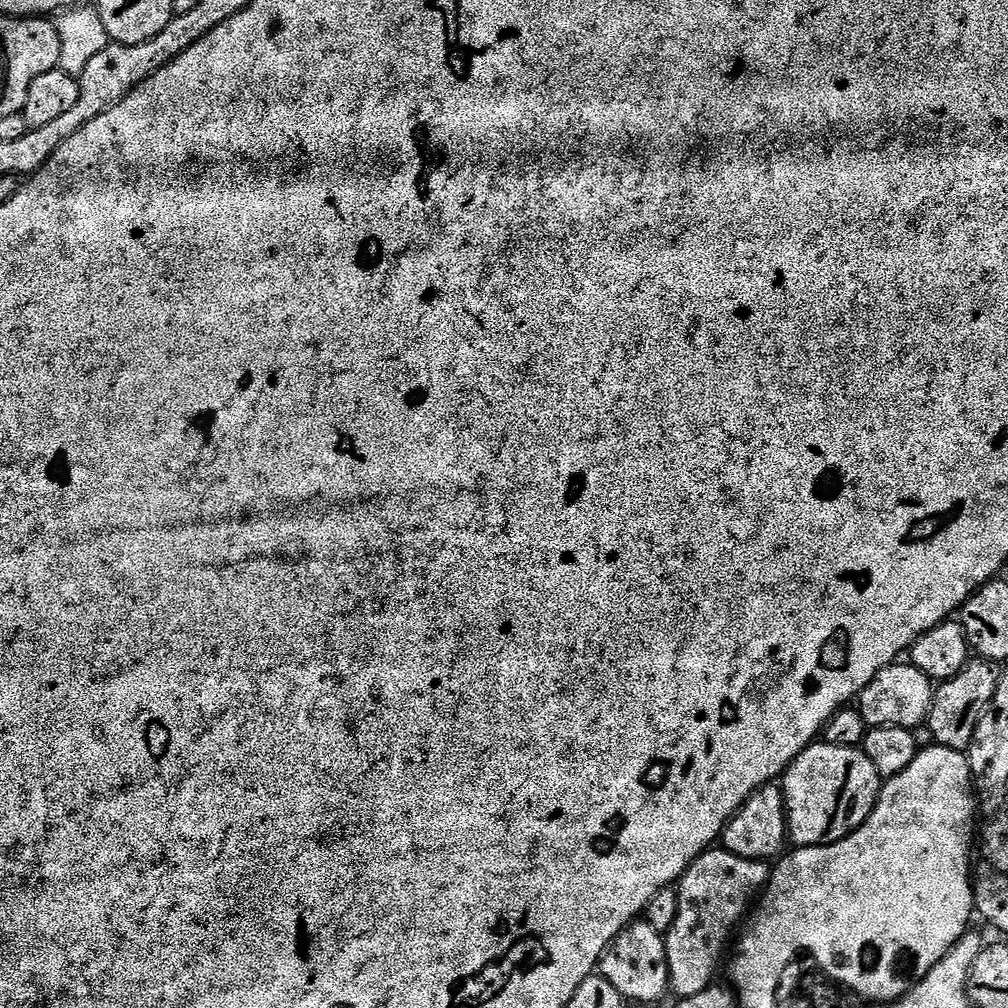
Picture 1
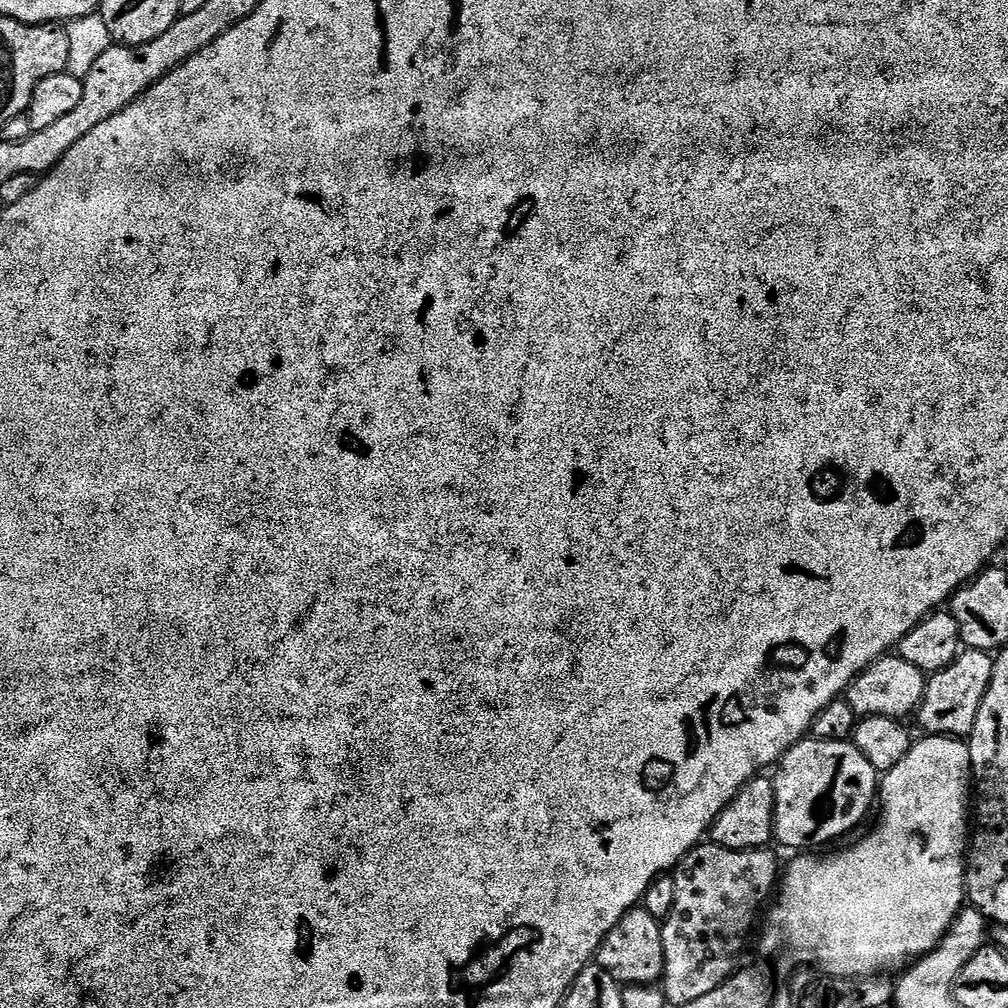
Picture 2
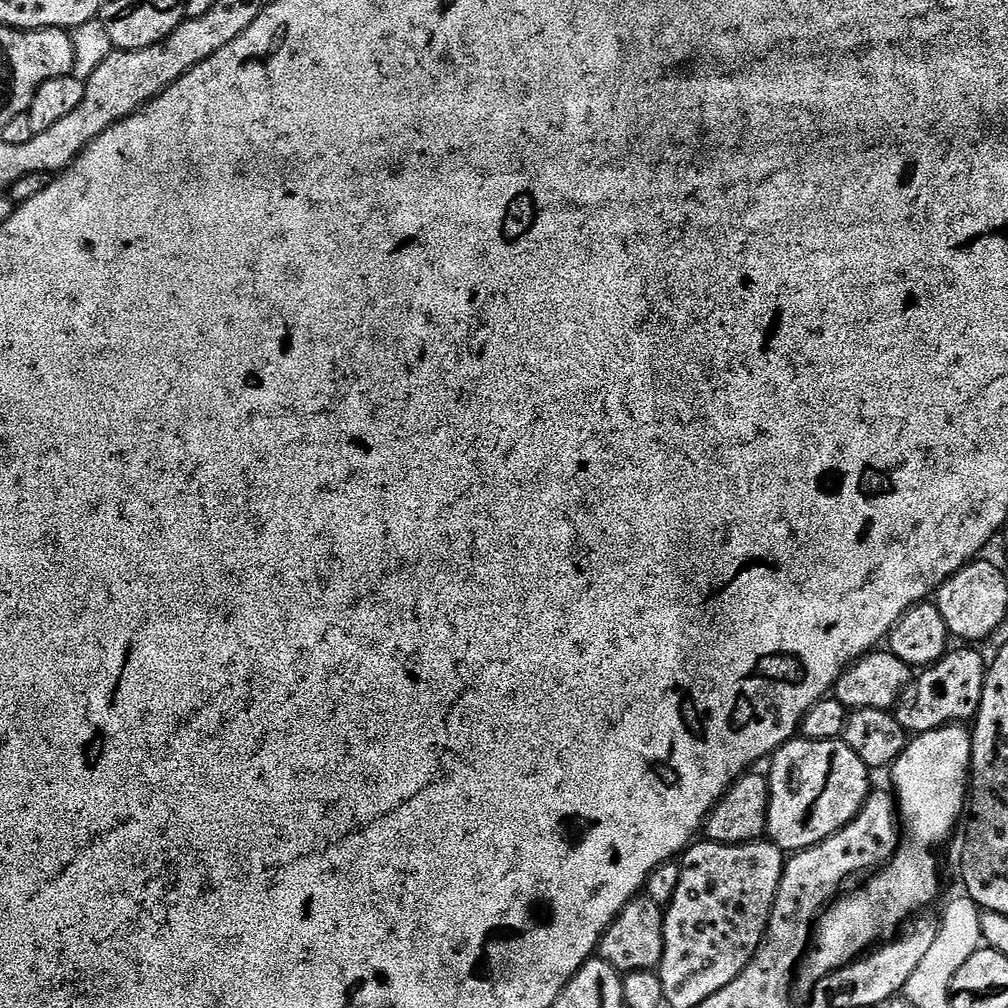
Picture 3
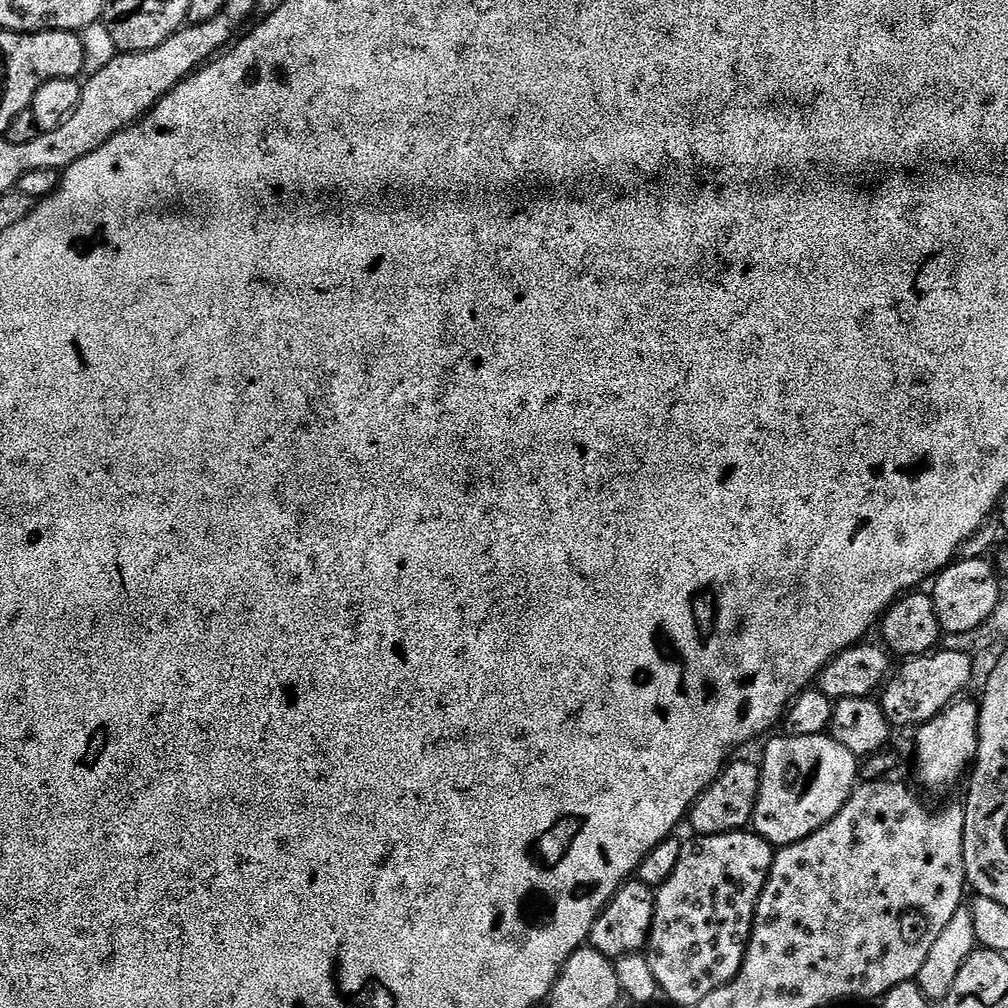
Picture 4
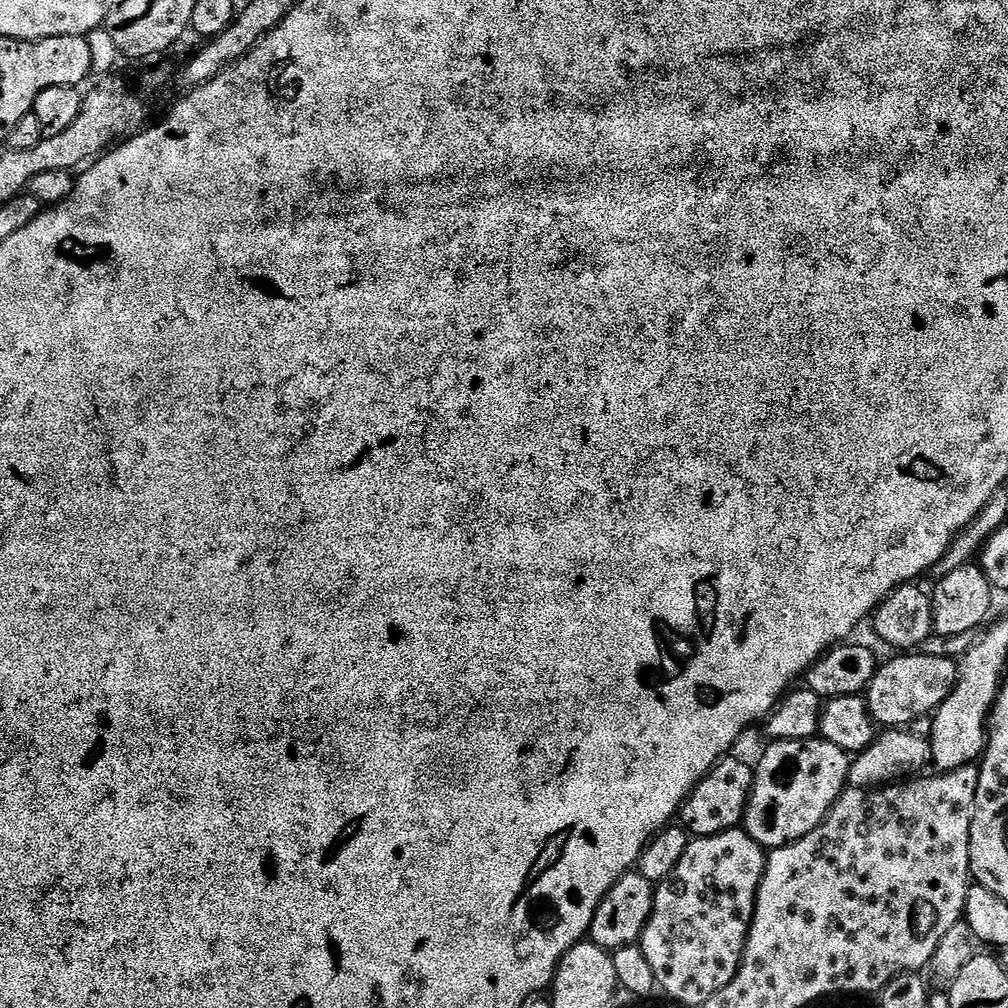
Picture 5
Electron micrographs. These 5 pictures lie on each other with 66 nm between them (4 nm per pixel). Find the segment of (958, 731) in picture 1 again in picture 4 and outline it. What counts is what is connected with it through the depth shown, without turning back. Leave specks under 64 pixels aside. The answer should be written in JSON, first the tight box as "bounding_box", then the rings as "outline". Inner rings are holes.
{"bounding_box":[878,650,972,729],"outline":[[[933,650],[927,656],[905,659],[901,663],[904,665],[887,677],[878,696],[880,709],[886,714],[893,729],[915,729],[919,725],[929,724],[935,716],[942,715],[950,705],[961,699],[972,680],[972,662],[971,655],[945,650]]]}

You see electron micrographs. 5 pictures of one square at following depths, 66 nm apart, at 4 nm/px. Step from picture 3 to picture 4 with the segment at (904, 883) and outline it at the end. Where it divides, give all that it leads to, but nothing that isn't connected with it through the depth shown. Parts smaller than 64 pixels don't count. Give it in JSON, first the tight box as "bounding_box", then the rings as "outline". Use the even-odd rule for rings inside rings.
{"bounding_box":[916,698,979,788],"outline":[[[961,698],[950,705],[940,716],[935,716],[929,724],[919,725],[916,736],[916,772],[928,788],[944,788],[952,784],[960,775],[969,771],[976,758],[978,746],[979,707],[968,698]]]}

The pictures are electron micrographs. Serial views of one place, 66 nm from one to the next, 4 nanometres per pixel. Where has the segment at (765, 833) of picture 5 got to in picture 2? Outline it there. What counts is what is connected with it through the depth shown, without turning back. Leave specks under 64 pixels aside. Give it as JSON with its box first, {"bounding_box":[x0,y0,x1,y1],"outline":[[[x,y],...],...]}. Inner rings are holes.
{"bounding_box":[774,740,878,850],"outline":[[[799,740],[780,759],[774,783],[774,840],[784,848],[800,848],[796,850],[820,850],[823,844],[854,831],[864,815],[873,811],[878,796],[878,773],[866,762],[866,754],[846,740]]]}

